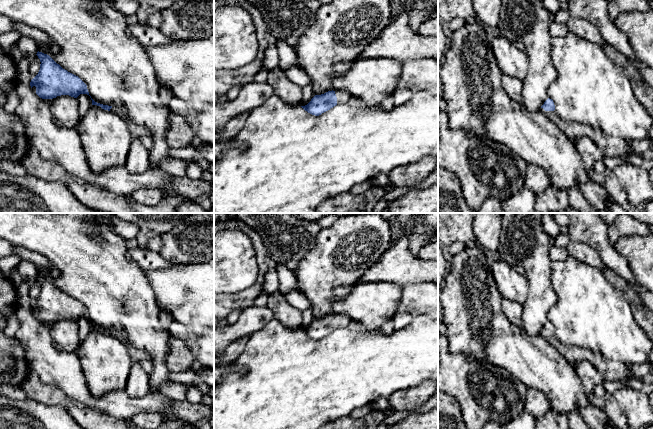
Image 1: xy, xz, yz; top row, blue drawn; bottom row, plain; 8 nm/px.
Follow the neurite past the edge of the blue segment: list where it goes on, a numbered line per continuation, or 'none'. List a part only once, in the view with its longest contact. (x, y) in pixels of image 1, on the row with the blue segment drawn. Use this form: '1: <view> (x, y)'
1: yz (610, 146)

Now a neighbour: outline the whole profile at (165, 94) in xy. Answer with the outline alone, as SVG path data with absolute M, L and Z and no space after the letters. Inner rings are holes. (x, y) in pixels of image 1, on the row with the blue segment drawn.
M161 88L160 90L160 98L164 106L169 106L170 100L173 97L173 93L168 88Z

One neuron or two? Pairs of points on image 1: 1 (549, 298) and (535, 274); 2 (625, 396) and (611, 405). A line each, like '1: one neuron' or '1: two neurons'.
1: one neuron
2: two neurons

